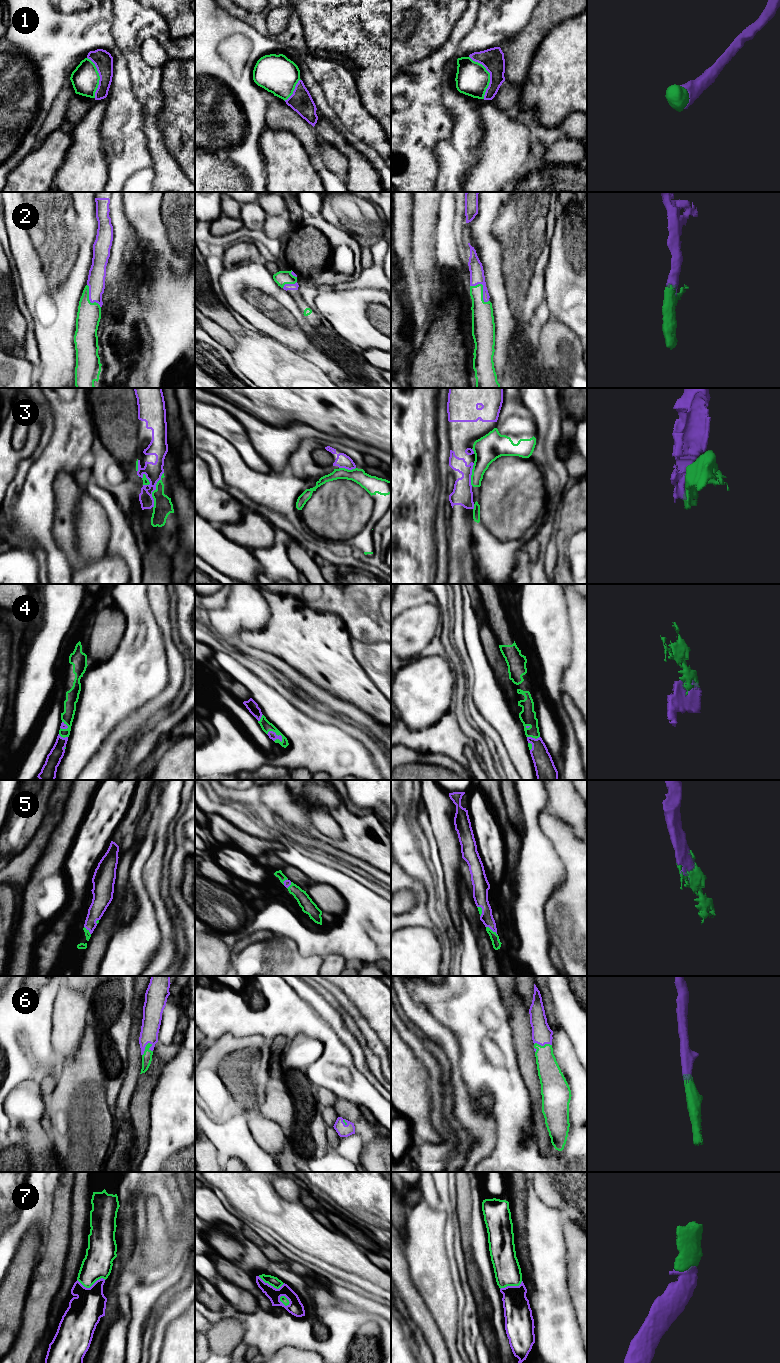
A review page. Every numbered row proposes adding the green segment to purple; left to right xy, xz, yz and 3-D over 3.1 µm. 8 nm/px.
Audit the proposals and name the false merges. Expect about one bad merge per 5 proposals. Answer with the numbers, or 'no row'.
3

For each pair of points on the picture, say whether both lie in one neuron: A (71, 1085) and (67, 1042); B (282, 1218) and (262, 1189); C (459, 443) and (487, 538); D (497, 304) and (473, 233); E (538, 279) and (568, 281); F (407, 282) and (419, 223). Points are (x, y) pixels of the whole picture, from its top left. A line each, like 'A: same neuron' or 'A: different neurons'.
A: different neurons
B: same neuron
C: different neurons
D: same neuron
E: different neurons
F: different neurons

